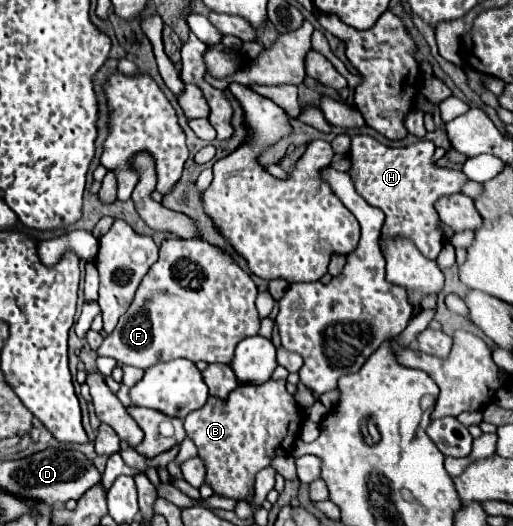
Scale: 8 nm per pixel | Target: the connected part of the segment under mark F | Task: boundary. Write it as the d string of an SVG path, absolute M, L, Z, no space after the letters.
M202 238L164 240L160 246L160 258L150 266L148 274L136 290L130 308L126 310L126 314L120 316L120 322L114 332L104 338L102 346L96 352L98 356L110 356L120 364L130 364L142 370L158 362L170 362L174 358L188 358L192 362L204 360L210 364L230 364L238 342L246 336L258 334L260 330L260 316L254 304L256 294L258 290L252 276L242 270L226 250Z

